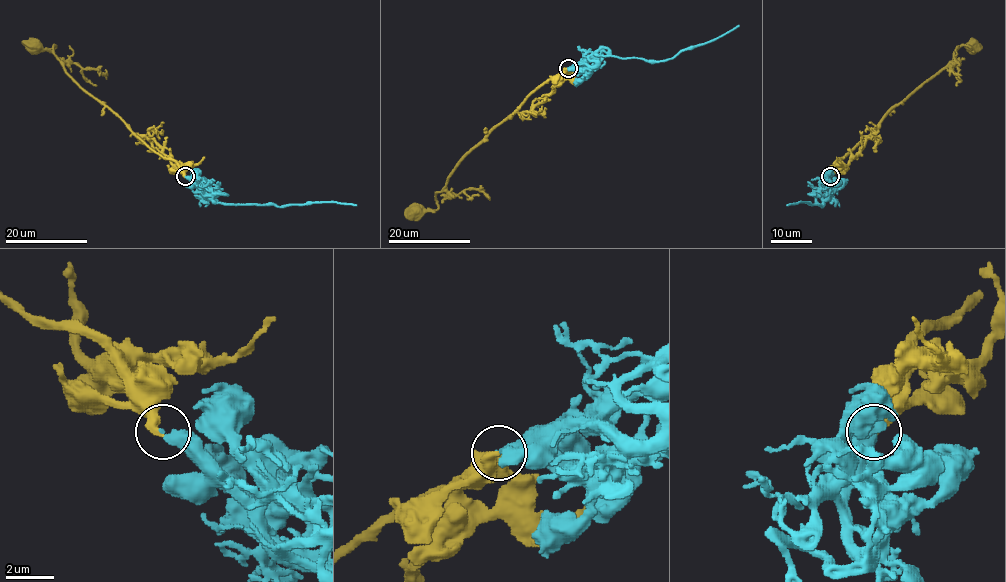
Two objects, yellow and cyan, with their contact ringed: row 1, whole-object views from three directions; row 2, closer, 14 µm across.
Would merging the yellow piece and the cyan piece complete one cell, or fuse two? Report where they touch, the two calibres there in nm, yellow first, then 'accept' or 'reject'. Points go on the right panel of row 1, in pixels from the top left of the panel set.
at (830, 176); 440 nm thick on the yellow side, 420 nm on the other; accept

